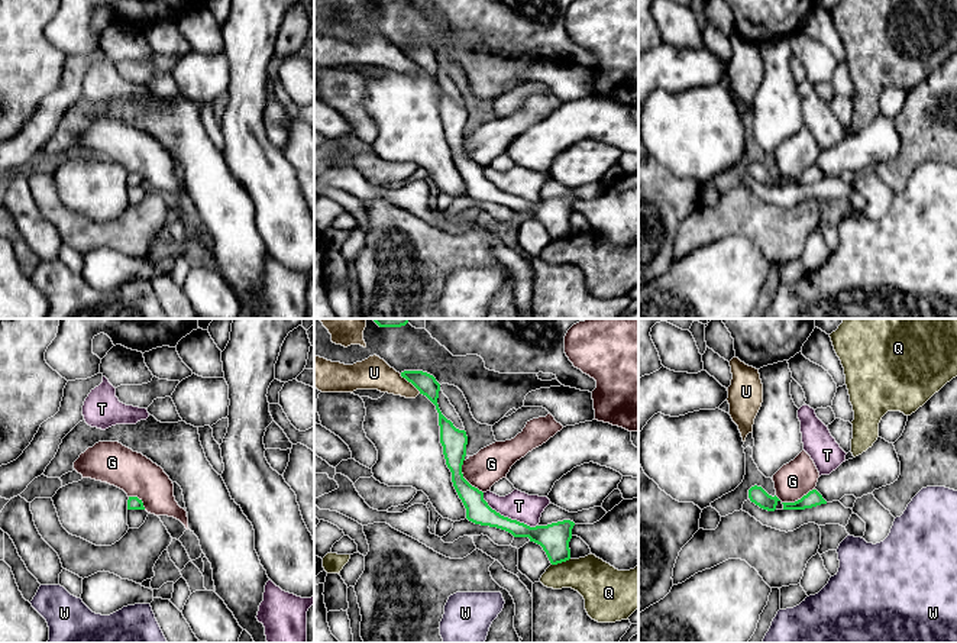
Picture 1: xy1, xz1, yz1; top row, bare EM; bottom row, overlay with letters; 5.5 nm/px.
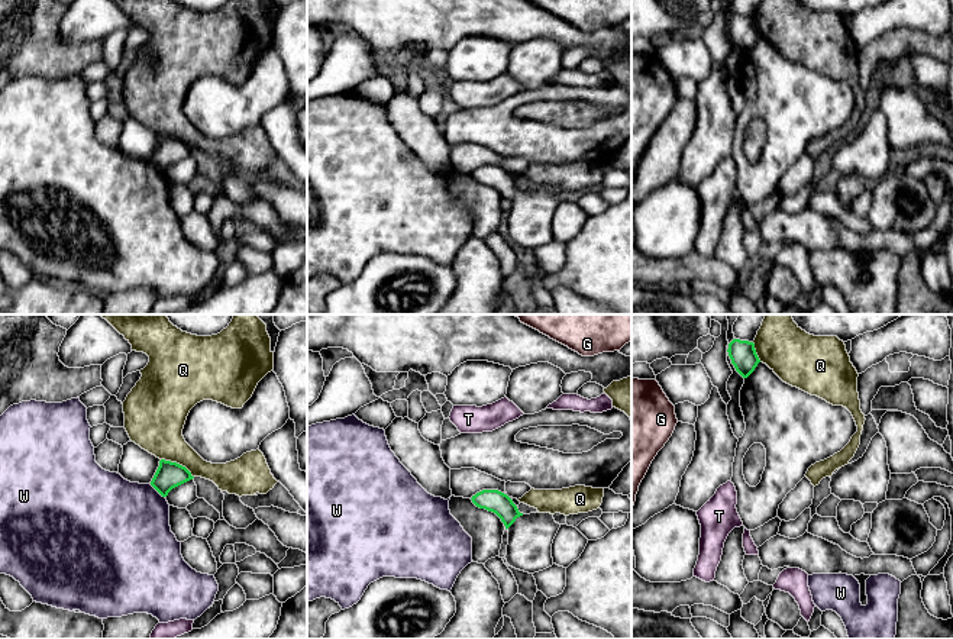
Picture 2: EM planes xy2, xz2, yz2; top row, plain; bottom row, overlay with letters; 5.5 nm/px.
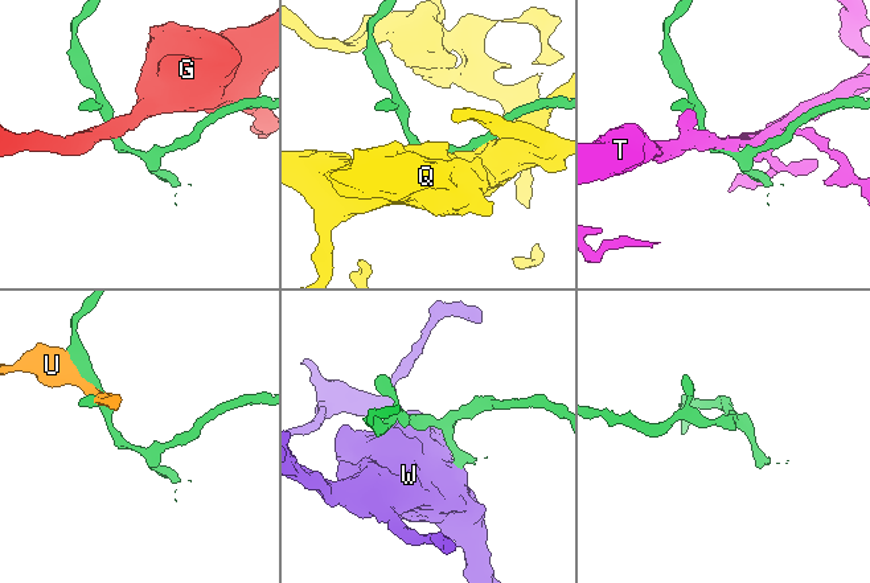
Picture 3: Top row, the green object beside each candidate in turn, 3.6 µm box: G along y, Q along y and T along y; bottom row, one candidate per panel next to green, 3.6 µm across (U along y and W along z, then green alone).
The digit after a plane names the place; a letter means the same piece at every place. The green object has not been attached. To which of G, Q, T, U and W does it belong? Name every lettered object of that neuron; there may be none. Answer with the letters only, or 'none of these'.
none of these

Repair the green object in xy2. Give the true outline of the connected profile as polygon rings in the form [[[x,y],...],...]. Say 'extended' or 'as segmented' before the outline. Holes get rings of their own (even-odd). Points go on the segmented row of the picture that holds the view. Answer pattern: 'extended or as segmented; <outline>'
as segmented; [[[161,459],[159,467],[151,481],[151,485],[162,497],[167,497],[172,488],[175,488],[175,487],[178,487],[193,478],[194,477],[191,475],[191,472],[185,467],[182,467],[177,462]]]

